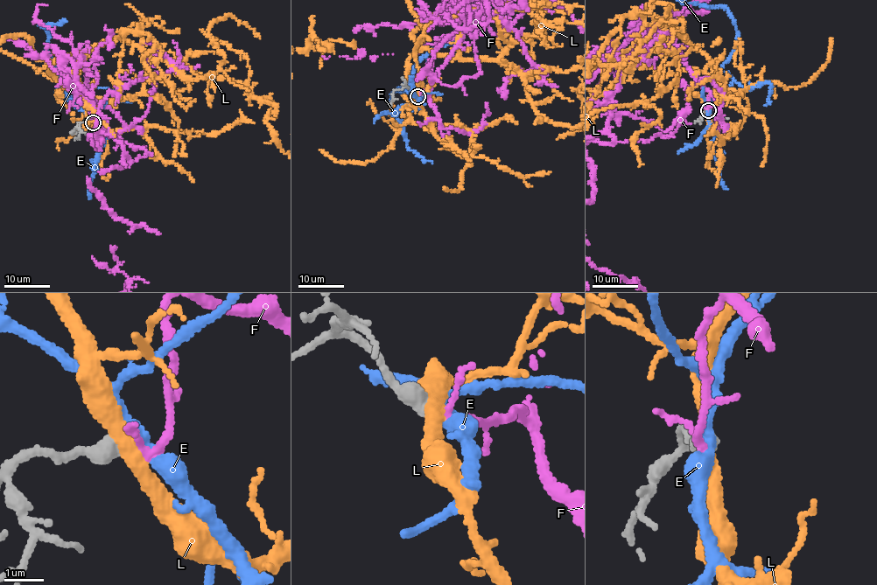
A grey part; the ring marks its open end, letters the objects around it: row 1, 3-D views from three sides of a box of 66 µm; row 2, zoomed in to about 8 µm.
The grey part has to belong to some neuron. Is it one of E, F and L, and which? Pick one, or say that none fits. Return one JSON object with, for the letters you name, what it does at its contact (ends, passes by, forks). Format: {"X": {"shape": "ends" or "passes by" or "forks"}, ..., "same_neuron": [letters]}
{"F": {"shape": "passes by"}, "same_neuron": ["F"]}

